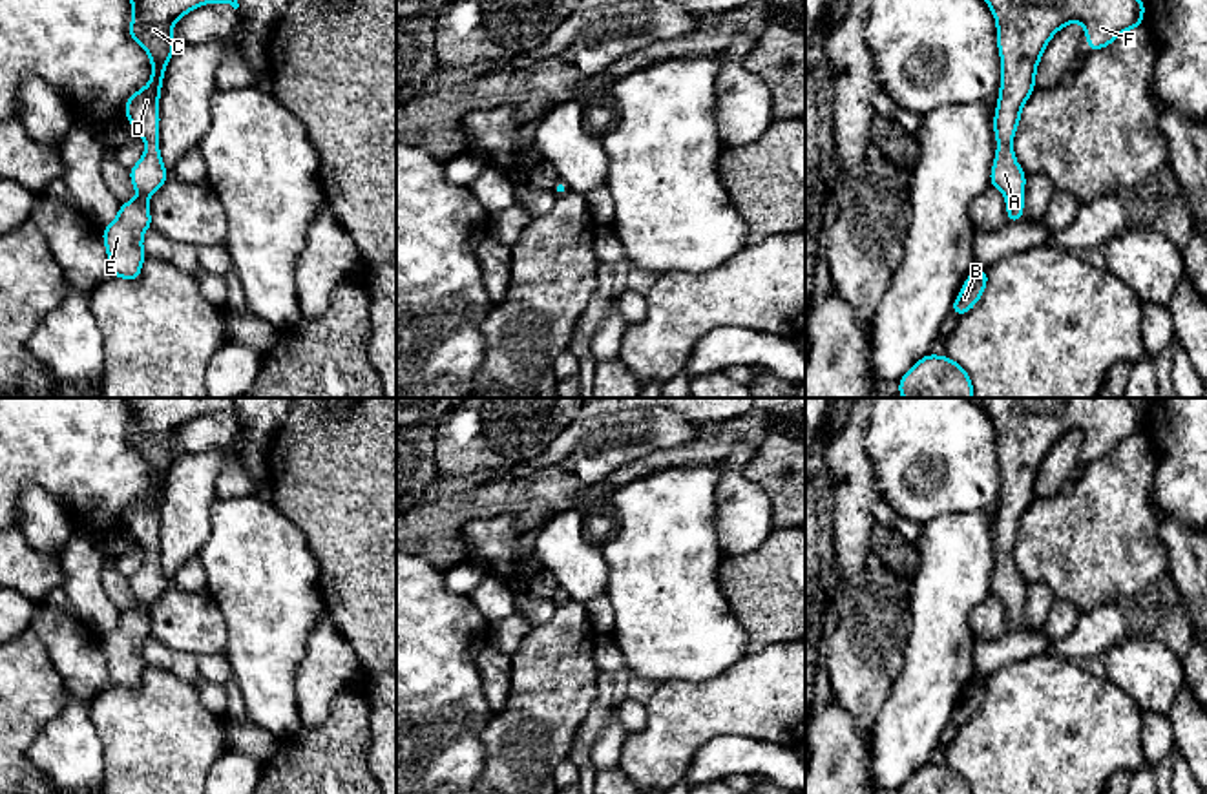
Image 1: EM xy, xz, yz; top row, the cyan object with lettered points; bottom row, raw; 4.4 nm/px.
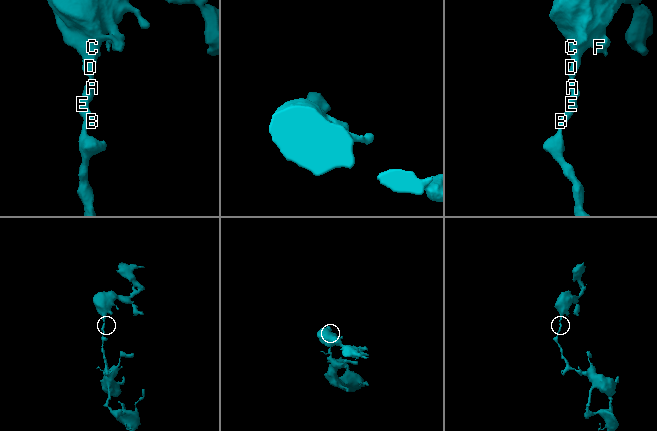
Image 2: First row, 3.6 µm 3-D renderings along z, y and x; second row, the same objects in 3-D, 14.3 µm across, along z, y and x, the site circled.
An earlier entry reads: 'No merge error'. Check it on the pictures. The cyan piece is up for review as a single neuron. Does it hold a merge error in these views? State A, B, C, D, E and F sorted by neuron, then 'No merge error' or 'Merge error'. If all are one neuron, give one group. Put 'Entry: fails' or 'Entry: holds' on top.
Entry: holds
Groups: A B C D E F. No merge error

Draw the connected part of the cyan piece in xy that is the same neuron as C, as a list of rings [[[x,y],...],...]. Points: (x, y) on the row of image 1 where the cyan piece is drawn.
[[[130,0],[133,20],[128,35],[150,55],[152,78],[148,86],[133,91],[124,104],[126,119],[144,139],[146,150],[133,168],[130,181],[139,195],[122,203],[113,223],[102,228],[102,239],[110,259],[111,276],[139,279],[144,250],[142,235],[152,226],[148,197],[164,186],[170,173],[159,153],[159,95],[168,60],[175,51],[172,27],[188,11],[214,2],[226,2],[234,9],[237,0]]]

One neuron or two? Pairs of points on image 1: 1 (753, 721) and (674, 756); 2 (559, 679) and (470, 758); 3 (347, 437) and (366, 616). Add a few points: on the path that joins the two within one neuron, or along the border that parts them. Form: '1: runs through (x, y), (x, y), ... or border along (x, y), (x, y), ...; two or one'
1: runs through (733, 721), (709, 721), (694, 736); one
2: border along (495, 712), (482, 734), (484, 765), (479, 774); two
3: runs through (364, 480), (366, 572); one

